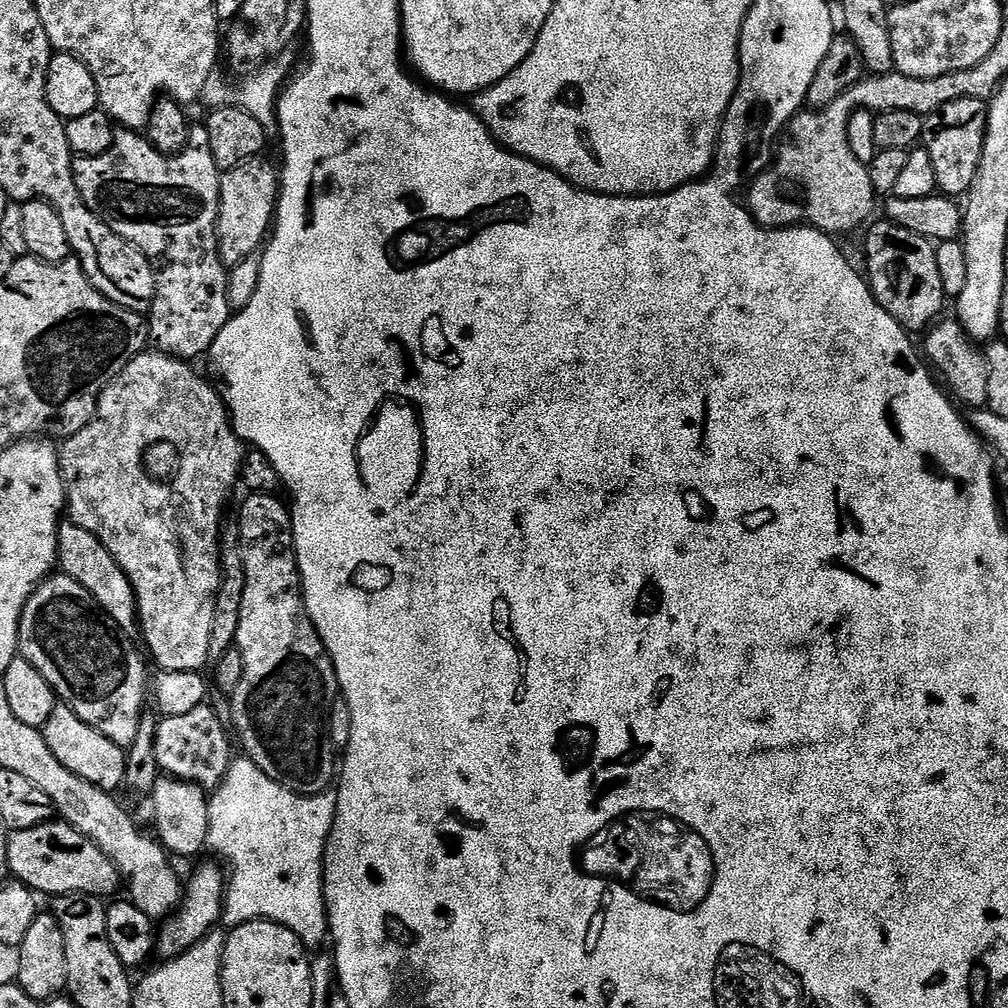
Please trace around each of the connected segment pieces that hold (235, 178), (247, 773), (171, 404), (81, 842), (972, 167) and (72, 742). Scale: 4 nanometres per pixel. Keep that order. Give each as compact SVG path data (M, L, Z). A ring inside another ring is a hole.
M263 155L255 156L220 174L220 209L216 219L216 249L220 251L220 260L225 266L237 264L257 255L274 223L276 198L280 195L280 177L277 165L274 166L264 159Z
M233 759L226 770L224 781L208 797L207 851L213 852L222 865L226 877L224 886L223 923L229 929L251 920L269 920L286 926L304 944L313 950L327 941L328 907L324 901L324 847L336 817L336 792L329 790L313 796L291 792L274 782L253 760Z
M145 350L140 353L139 356L134 357L129 364L124 367L122 370L122 374L118 374L116 377L112 379L108 385L104 388L104 393L100 396L100 400L96 404L96 414L93 416L92 421L87 424L82 430L78 430L78 434L74 434L73 436L67 437L59 445L58 451L60 453L60 472L64 475L64 494L66 497L66 512L70 517L71 523L77 524L78 526L82 526L82 530L90 530L90 534L94 534L100 539L102 542L102 546L106 546L106 550L110 550L110 554L114 554L114 558L118 562L118 566L122 566L124 564L154 564L154 568L166 568L166 562L170 560L170 558L176 558L176 556L186 556L186 572L198 572L198 576L194 576L194 574L186 574L186 576L180 576L178 580L176 580L176 584L180 584L180 590L178 592L174 592L174 588L170 588L172 584L170 584L170 580L166 580L166 570L152 570L154 574L156 574L156 594L152 594L152 596L142 596L142 602L138 602L138 610L140 611L140 636L142 637L142 641L144 640L143 647L146 649L148 647L147 655L150 657L152 655L152 660L157 664L158 667L161 668L161 673L167 674L169 672L199 672L203 669L205 665L209 663L208 659L208 651L210 650L210 626L214 622L214 602L216 601L216 595L218 594L218 586L220 585L220 534L222 531L222 521L225 519L224 516L224 499L227 498L228 495L232 492L232 487L237 487L238 481L240 479L240 468L244 464L244 457L246 455L246 445L243 440L237 436L236 431L232 428L232 422L228 419L228 408L224 404L223 398L220 396L219 391L215 387L212 388L207 384L206 381L203 380L202 377L199 376L198 373L195 372L193 365L191 363L177 360L175 356L165 356L163 352L157 352L155 350ZM157 460L160 465L157 466L156 472L160 475L160 480L156 477L156 472L152 469L152 463Z
M53 818L47 824L39 824L30 830L18 830L8 833L8 870L15 879L21 880L28 888L37 894L45 892L48 898L65 896L71 892L81 892L87 896L107 897L107 892L112 892L121 883L122 877L112 865L112 859L90 838L86 838L74 826L64 820Z
M958 98L958 102L946 102L946 106L924 117L920 144L926 154L930 154L936 187L943 195L960 198L970 190L974 174L978 174L978 162L982 158L987 121L988 105L978 98Z
M57 703L54 714L50 714L42 731L46 746L50 746L50 754L54 754L54 758L58 758L58 762L62 762L70 774L78 774L78 778L86 778L86 782L111 793L124 784L125 749L110 742L110 738L94 730L94 726L82 722L82 718L78 718L78 714L74 714L67 704Z

